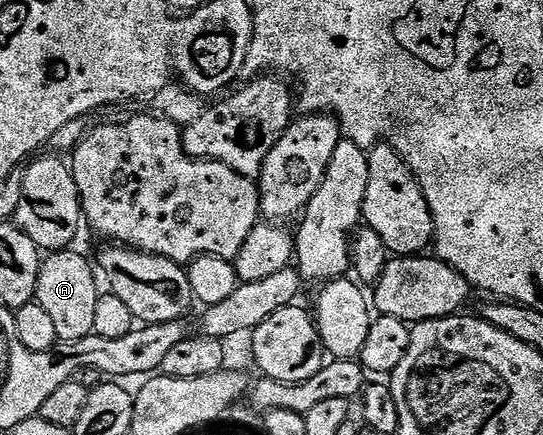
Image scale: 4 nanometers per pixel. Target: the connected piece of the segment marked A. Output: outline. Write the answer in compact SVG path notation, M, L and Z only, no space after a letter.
M74 251L51 252L39 267L36 304L44 307L56 327L59 342L69 343L91 336L96 323L96 303L100 296L94 269L86 257Z

